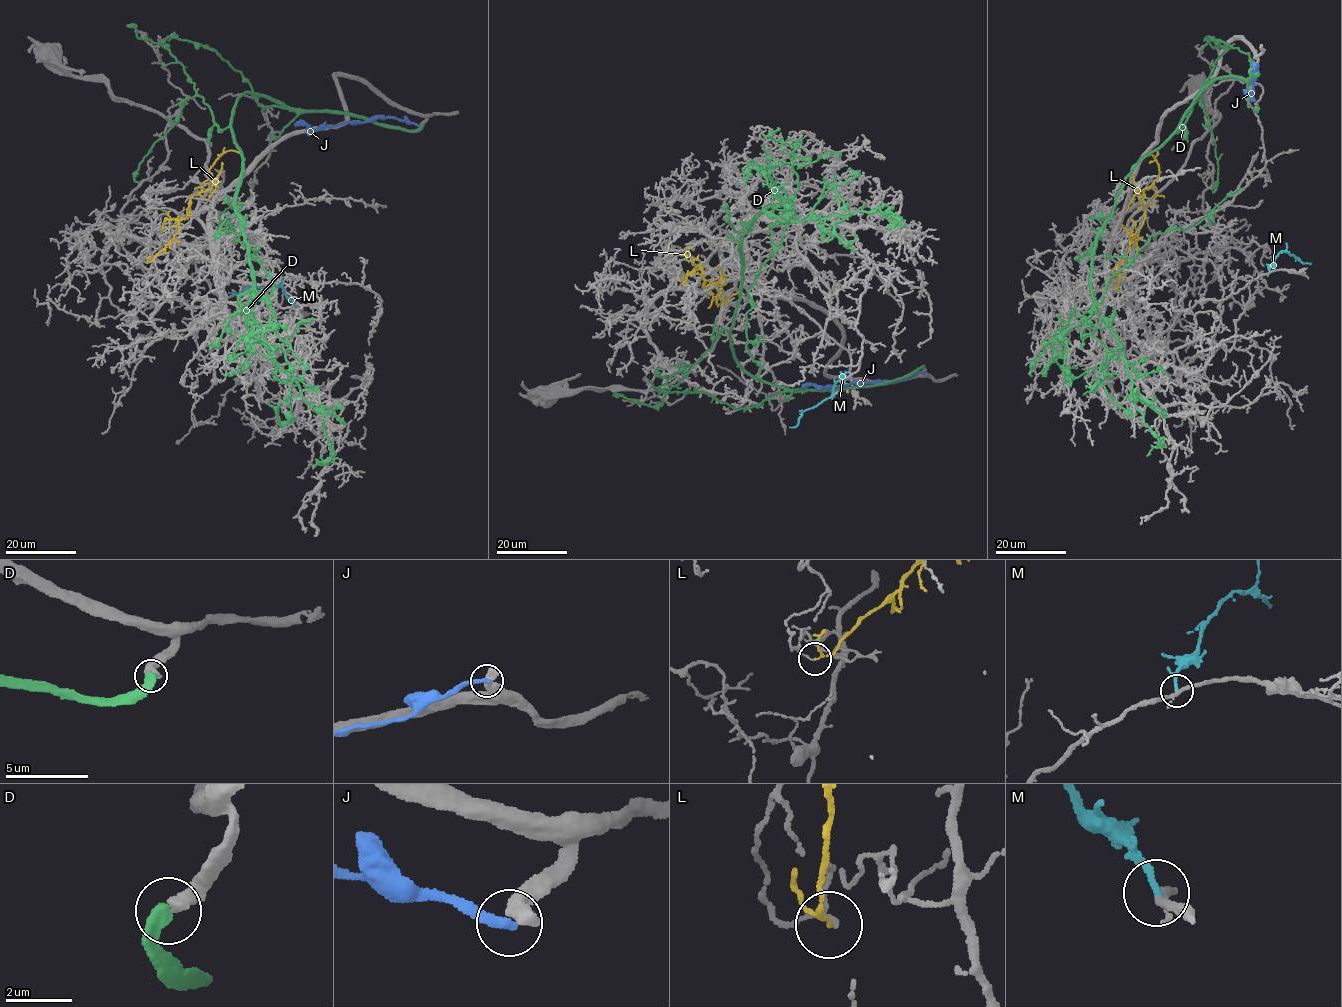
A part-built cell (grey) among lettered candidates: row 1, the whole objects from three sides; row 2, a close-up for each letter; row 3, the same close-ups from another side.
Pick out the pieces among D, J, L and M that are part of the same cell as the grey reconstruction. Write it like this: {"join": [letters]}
{"join": []}

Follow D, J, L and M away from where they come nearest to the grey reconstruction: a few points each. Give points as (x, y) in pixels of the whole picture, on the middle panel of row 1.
D: (924, 368), (787, 389), (732, 350), (743, 236), (768, 206), (785, 220), (879, 207), (899, 221), (882, 211)
J: (923, 371), (892, 382), (802, 387)
L: (672, 255), (692, 258), (694, 269), (702, 273), (703, 287), (721, 286), (719, 305), (738, 291)
M: (848, 372), (835, 384), (833, 394), (805, 409), (798, 424), (789, 427)

